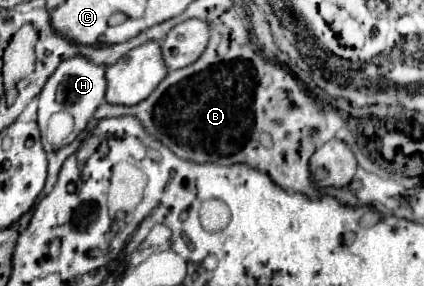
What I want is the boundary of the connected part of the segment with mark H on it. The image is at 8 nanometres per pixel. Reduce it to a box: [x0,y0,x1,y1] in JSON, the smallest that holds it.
[38,56,106,138]

